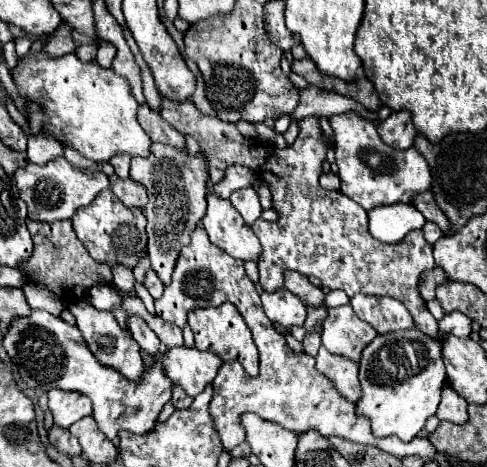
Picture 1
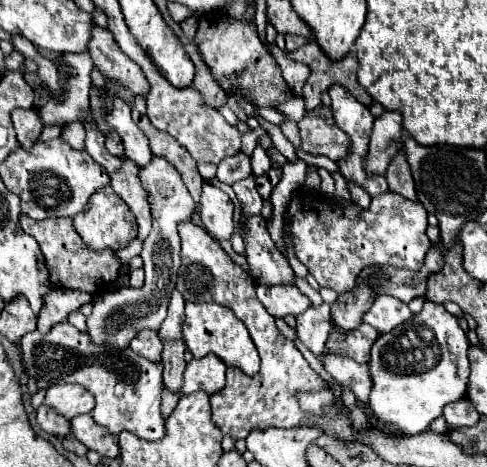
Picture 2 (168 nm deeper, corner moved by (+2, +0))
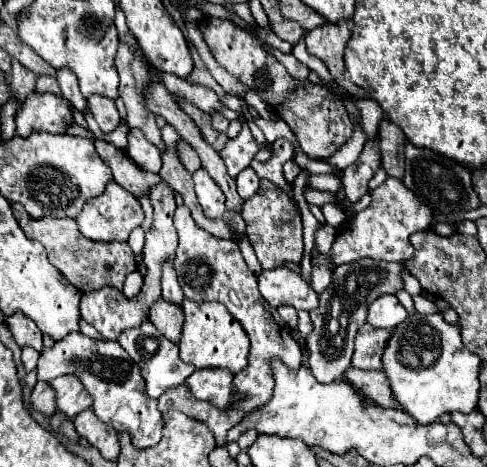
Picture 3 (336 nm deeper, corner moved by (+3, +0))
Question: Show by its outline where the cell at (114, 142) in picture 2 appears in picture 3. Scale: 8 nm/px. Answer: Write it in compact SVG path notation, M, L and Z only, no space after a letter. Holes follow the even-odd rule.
M93 94L87 98L87 104L103 134L111 134L121 124L121 118L119 118L119 112L117 112L113 100L109 100L101 94Z

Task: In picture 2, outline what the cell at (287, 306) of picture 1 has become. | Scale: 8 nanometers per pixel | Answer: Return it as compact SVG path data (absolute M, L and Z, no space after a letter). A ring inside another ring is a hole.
M258 284L258 300L274 318L284 318L286 314L302 314L306 308L312 308L308 296L304 296L294 284Z

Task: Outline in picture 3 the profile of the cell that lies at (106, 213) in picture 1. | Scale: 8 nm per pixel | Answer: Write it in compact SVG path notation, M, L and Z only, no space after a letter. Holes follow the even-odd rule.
M109 182L105 192L89 200L89 204L85 204L81 214L77 216L81 234L97 242L127 242L131 230L141 226L141 222L143 222L143 210L141 210L139 200L127 190L123 190L117 182Z

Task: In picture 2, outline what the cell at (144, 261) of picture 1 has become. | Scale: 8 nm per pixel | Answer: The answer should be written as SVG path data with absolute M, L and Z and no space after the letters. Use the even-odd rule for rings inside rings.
M122 166L120 170L114 170L110 174L112 182L110 186L114 192L130 206L130 210L136 214L138 220L138 238L144 240L150 234L150 206L146 198L146 190L140 184L138 168L134 166Z

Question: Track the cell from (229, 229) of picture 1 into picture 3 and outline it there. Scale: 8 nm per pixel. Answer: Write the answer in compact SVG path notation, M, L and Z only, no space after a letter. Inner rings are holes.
M201 168L193 174L195 180L195 192L199 198L199 204L211 220L217 220L225 214L225 194L221 194L221 188L211 180L211 176Z

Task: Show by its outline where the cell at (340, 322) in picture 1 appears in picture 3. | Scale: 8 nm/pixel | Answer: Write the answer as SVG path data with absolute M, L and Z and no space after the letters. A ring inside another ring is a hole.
M363 324L355 338L355 354L351 366L363 370L381 370L381 354L391 330L377 330L371 324Z

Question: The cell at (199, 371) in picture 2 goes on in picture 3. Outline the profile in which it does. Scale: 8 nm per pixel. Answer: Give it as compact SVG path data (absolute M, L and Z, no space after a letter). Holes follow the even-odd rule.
M201 368L195 370L183 386L189 388L189 392L197 396L197 400L207 400L217 408L225 408L233 398L231 380L233 374L221 368Z

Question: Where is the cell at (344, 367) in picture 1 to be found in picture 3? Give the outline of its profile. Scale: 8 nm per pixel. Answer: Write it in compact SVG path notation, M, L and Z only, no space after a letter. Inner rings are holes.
M347 368L345 370L345 380L359 390L363 396L373 400L381 408L397 408L397 402L393 400L389 382L383 372L365 372L359 368Z

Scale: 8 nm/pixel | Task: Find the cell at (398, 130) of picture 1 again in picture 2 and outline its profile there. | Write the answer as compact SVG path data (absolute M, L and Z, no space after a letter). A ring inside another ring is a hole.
M398 112L382 114L374 120L368 156L364 160L366 174L384 174L398 144L402 142L402 116Z

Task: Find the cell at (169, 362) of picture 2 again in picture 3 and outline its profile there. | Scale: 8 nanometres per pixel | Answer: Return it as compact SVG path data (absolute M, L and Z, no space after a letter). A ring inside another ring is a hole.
M159 300L151 308L151 322L161 334L165 334L167 340L173 340L173 344L177 344L183 328L183 310L181 306L173 306L165 300Z

